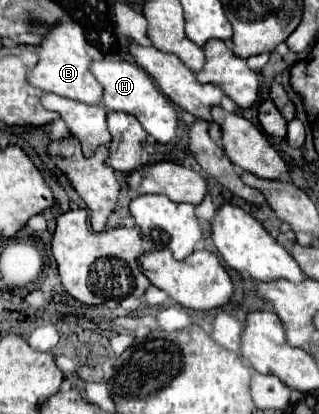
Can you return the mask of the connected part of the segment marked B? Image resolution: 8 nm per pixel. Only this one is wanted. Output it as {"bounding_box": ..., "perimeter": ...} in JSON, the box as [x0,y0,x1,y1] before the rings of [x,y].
{"bounding_box":[30,19,102,105],"perimeter":[[[62,19],[40,43],[38,63],[30,73],[30,83],[46,93],[56,93],[60,97],[68,97],[86,105],[102,103],[102,85],[98,85],[96,77],[90,73],[92,57],[86,51],[84,27],[74,23],[72,19]]]}

